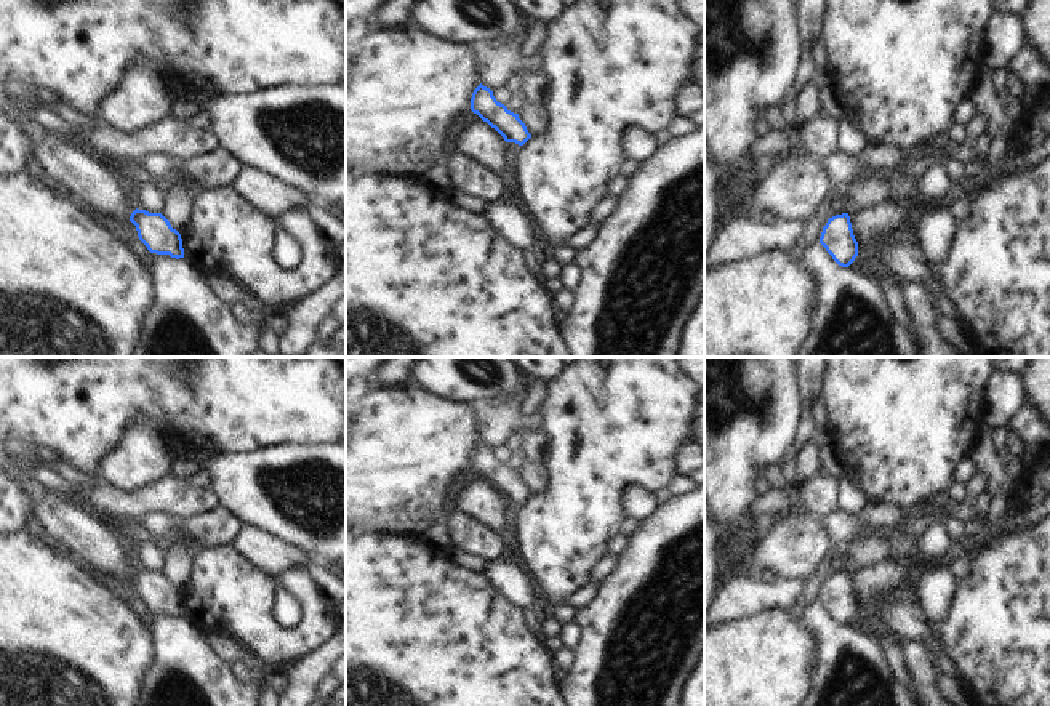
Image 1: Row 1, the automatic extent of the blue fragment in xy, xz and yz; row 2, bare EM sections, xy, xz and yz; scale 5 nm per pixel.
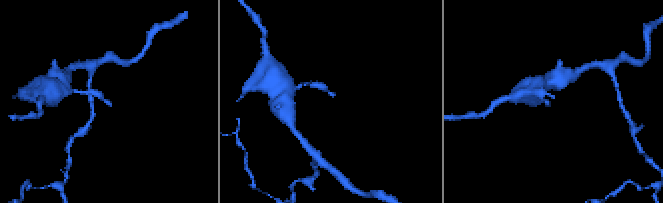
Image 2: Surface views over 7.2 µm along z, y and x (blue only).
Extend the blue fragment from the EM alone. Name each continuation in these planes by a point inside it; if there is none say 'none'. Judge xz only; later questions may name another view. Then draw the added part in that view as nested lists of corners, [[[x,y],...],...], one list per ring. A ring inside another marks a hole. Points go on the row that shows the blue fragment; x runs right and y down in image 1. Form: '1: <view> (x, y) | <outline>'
none

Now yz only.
none

